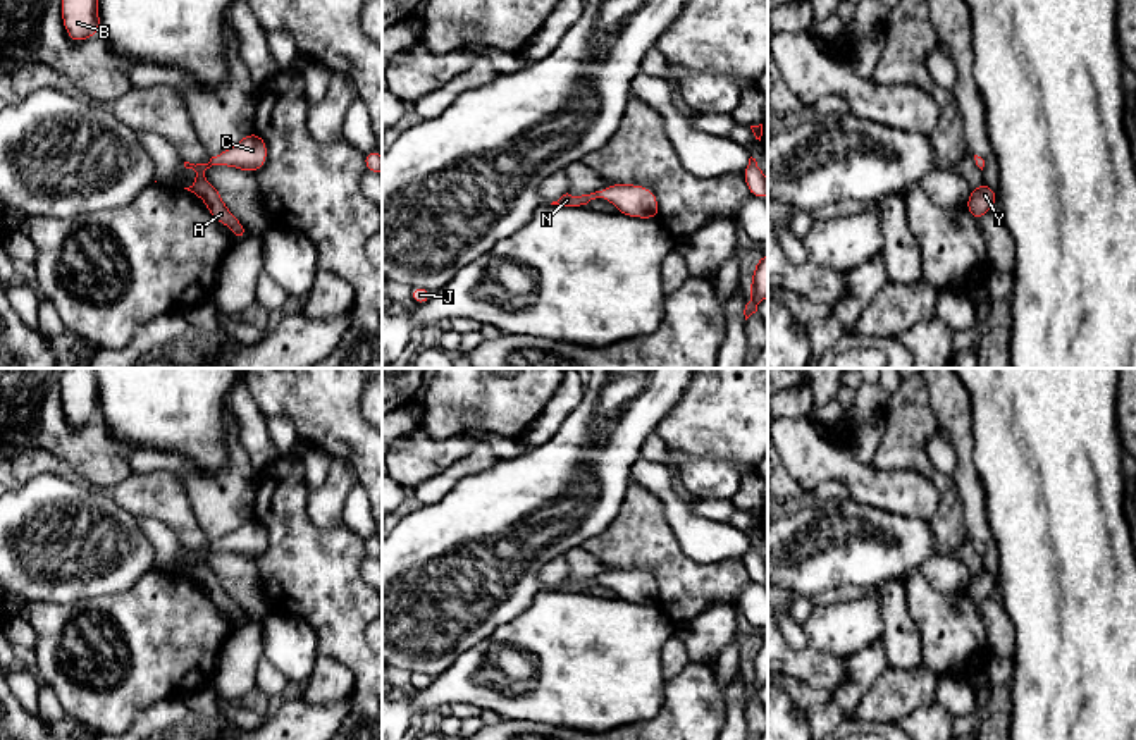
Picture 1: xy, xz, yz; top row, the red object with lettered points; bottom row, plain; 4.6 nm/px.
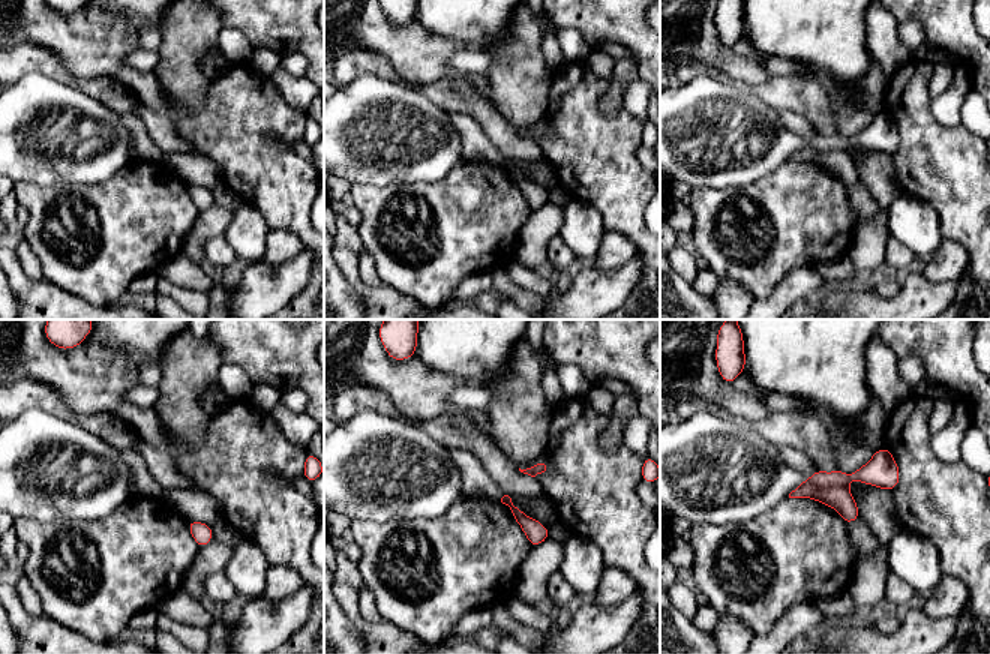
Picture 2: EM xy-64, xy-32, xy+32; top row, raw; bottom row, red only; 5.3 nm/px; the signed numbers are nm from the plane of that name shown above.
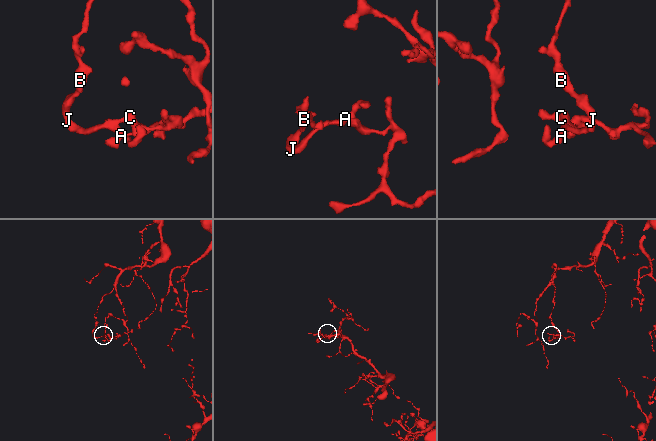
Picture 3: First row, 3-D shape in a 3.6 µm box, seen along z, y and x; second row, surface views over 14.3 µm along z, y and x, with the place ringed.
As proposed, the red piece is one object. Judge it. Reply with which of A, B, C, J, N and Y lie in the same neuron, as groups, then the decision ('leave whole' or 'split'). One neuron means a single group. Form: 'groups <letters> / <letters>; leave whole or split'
groups A B C J N Y; leave whole

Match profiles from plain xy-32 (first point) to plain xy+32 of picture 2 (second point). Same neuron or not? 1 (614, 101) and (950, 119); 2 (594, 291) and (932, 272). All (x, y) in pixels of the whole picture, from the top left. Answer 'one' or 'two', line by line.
1: one
2: two

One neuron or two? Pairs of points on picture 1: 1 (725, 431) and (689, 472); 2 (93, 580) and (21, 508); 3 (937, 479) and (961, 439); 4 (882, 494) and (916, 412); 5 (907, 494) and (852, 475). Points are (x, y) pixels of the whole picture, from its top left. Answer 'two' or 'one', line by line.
1: two
2: one
3: two
4: two
5: one

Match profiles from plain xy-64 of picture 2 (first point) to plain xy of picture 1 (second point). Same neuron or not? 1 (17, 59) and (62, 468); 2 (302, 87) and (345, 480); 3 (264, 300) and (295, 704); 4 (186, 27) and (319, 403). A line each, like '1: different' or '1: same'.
1: same
2: different
3: same
4: different

